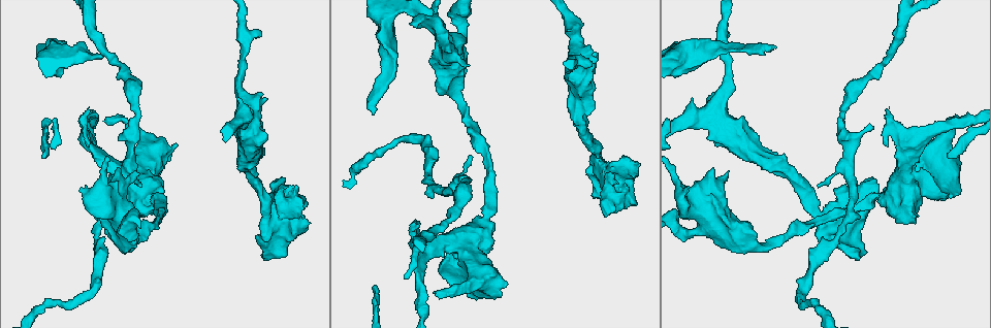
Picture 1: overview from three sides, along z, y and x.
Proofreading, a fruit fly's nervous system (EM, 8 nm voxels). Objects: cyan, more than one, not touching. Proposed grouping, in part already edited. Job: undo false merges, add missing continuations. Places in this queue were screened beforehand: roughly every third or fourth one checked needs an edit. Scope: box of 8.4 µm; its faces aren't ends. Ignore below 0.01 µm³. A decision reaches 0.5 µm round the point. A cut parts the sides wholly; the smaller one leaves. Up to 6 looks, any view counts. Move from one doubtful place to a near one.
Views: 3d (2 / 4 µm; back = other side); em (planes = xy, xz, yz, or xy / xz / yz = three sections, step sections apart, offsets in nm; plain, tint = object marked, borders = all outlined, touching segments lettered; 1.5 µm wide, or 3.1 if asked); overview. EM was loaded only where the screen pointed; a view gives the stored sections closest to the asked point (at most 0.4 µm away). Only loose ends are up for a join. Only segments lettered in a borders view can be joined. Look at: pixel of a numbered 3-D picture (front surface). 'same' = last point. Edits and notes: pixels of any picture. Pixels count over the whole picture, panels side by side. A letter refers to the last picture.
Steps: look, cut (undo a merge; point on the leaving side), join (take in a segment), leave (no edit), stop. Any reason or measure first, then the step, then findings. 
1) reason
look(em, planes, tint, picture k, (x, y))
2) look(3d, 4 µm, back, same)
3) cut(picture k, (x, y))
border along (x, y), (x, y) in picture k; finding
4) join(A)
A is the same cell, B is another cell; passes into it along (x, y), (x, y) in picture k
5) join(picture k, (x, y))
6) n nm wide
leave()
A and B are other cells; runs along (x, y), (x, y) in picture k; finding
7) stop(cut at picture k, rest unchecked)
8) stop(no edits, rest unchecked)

thick end
look(3d, 4 µm, picture 1, (726, 172))

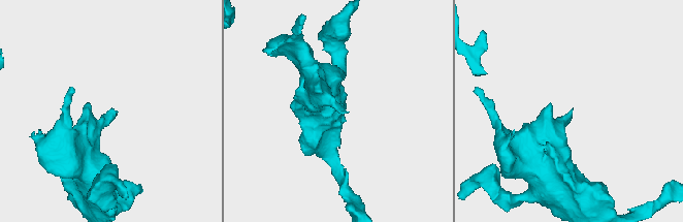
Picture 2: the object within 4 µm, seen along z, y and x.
need the tissue
look(em, xy, step 8, tint, picture 2, (572, 111))

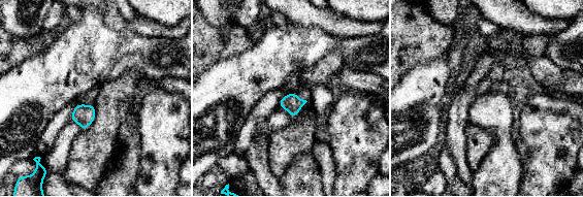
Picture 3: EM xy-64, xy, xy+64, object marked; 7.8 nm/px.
look(em, xy, step 8, borders, same)

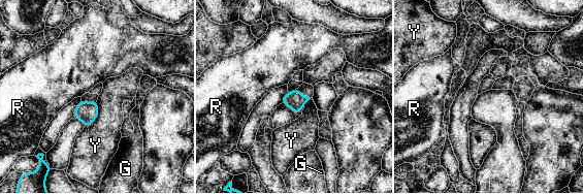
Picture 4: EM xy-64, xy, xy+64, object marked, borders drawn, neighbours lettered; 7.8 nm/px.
leave()
G, R and Y are other cells; no lettered segment goes on from it

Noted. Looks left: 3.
look(em, planes, borders, picture 1, (469, 155))

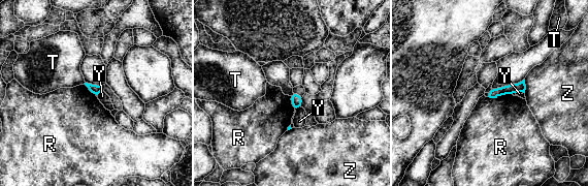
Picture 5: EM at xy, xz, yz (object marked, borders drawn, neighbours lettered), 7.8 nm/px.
leave()
R, T, Y and Z are other cells; runs along (523, 87), (501, 90), (492, 95) in picture 5; none of them fits

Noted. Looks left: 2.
end of a long branch
look(em, xz, step 4, tint, picture 1, (42, 46))

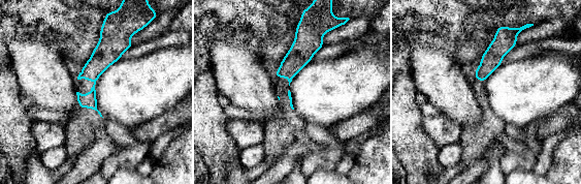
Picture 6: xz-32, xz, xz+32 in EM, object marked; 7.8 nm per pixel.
look(em, planes, borders, same)

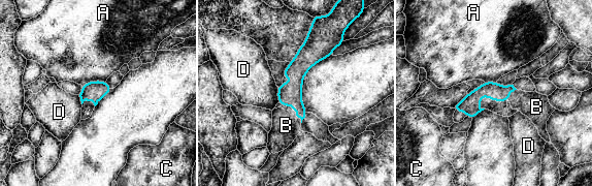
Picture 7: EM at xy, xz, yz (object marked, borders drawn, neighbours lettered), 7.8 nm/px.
140 nm wide
join(B)
B is the same cell, A, C and D are other cells; it goes on there

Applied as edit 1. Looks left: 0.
stop(join at picture 7, rest unchecked)

